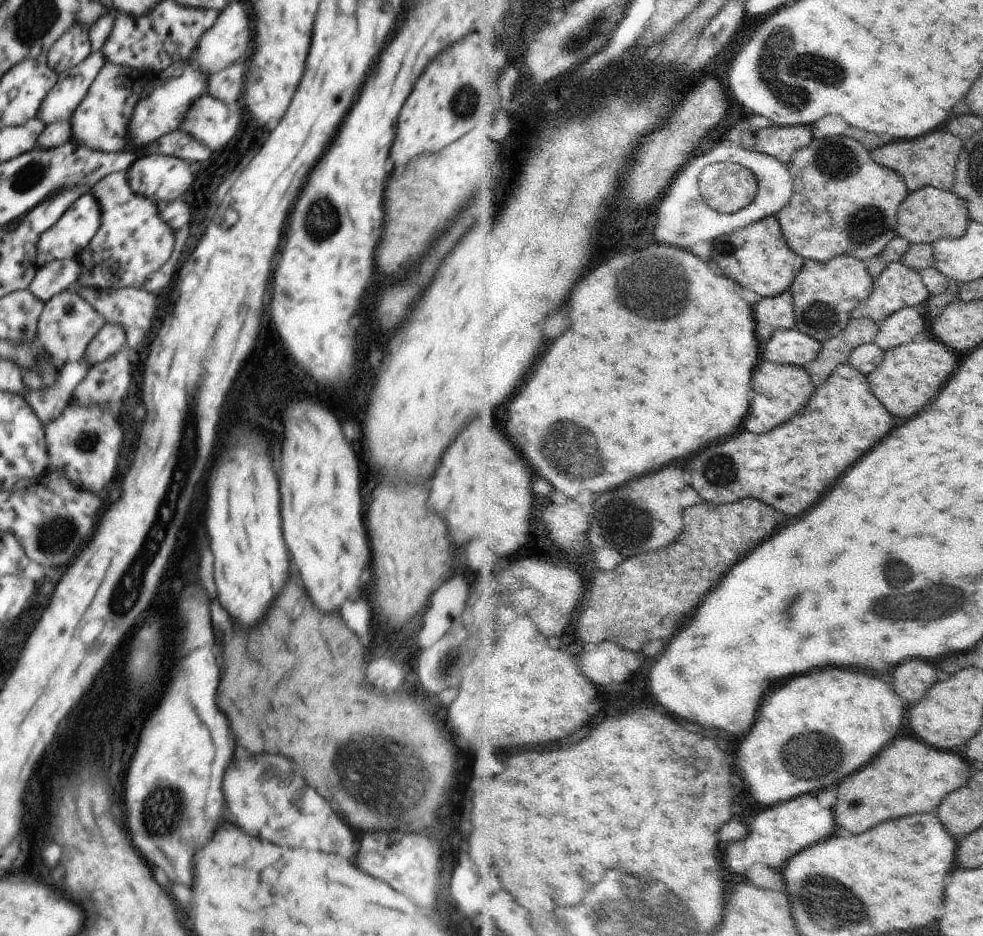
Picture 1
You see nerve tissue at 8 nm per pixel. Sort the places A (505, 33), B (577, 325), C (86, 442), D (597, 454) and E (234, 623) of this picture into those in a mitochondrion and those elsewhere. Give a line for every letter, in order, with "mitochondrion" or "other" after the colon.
A: other
B: other
C: mitochondrion
D: mitochondrion
E: other

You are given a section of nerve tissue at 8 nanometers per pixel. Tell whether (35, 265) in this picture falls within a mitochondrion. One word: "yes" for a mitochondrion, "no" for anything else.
no

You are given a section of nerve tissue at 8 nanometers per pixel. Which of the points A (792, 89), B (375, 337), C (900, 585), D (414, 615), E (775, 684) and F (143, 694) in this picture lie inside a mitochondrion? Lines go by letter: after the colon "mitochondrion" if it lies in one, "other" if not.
A: mitochondrion
B: other
C: mitochondrion
D: other
E: other
F: mitochondrion

